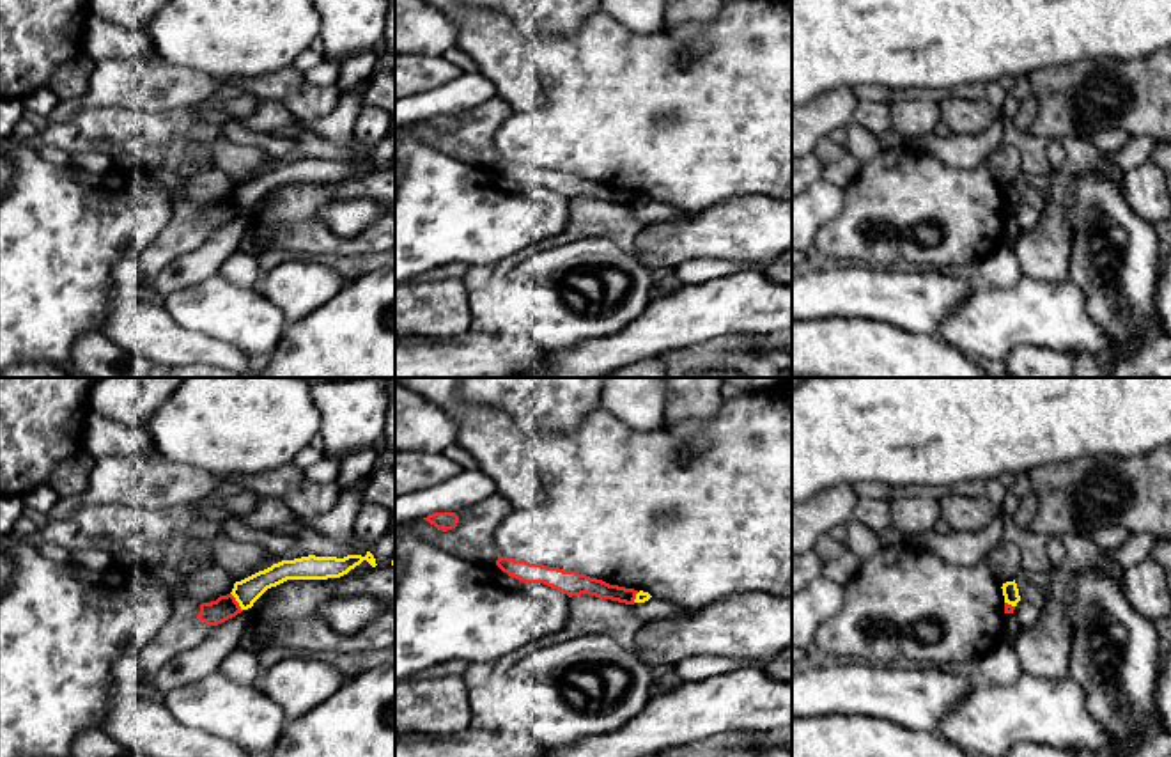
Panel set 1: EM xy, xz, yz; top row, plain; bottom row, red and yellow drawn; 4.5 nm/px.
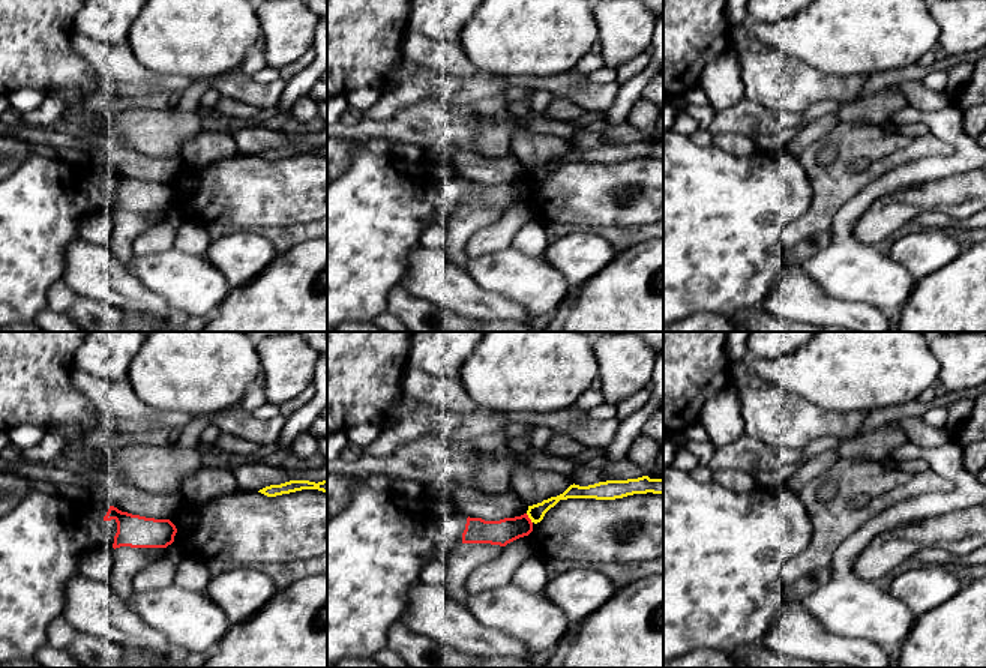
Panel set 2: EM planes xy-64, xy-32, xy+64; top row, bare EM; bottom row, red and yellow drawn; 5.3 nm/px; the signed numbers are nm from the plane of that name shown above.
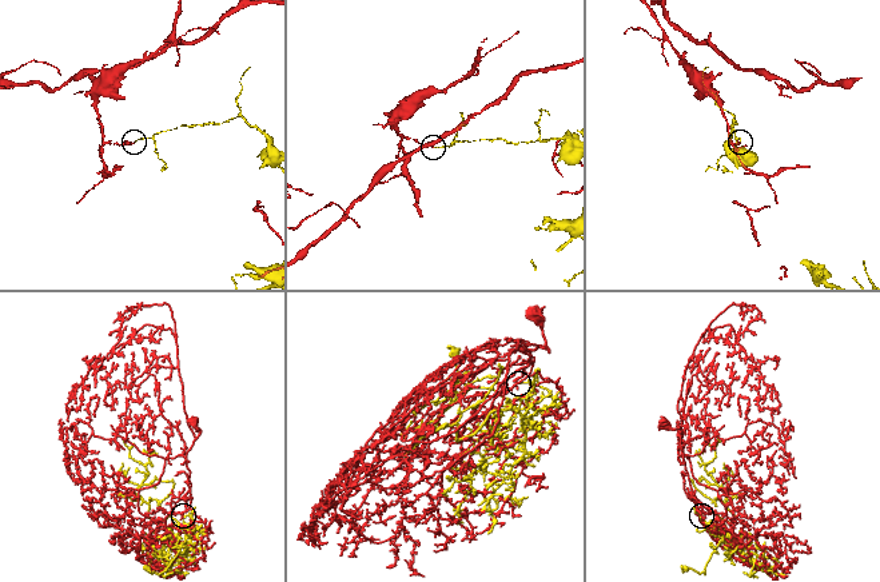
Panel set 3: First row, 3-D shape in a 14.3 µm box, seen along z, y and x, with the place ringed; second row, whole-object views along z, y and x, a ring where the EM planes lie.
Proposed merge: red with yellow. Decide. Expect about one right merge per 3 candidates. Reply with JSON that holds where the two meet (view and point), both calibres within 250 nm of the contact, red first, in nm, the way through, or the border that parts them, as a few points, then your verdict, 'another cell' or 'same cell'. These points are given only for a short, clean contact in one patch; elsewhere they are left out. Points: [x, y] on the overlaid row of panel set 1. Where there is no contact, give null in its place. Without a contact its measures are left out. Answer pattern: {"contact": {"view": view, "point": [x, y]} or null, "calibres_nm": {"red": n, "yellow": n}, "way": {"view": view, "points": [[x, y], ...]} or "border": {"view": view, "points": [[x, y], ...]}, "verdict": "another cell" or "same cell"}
{"contact": {"view": "xy", "point": [236, 601]}, "calibres_nm": {"red": 110, "yellow": 120}, "border": {"view": "xy", "points": [[231, 593], [241, 610]]}, "verdict": "another cell"}

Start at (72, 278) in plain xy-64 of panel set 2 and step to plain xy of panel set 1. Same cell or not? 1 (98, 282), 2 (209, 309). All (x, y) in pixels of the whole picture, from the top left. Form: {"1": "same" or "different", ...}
{"1": "different", "2": "different"}

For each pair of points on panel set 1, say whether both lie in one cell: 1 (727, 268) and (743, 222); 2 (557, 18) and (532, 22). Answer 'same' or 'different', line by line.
1: different
2: same

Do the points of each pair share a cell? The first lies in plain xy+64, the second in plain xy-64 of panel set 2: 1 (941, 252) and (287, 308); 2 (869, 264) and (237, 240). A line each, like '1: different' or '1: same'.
1: different
2: different

